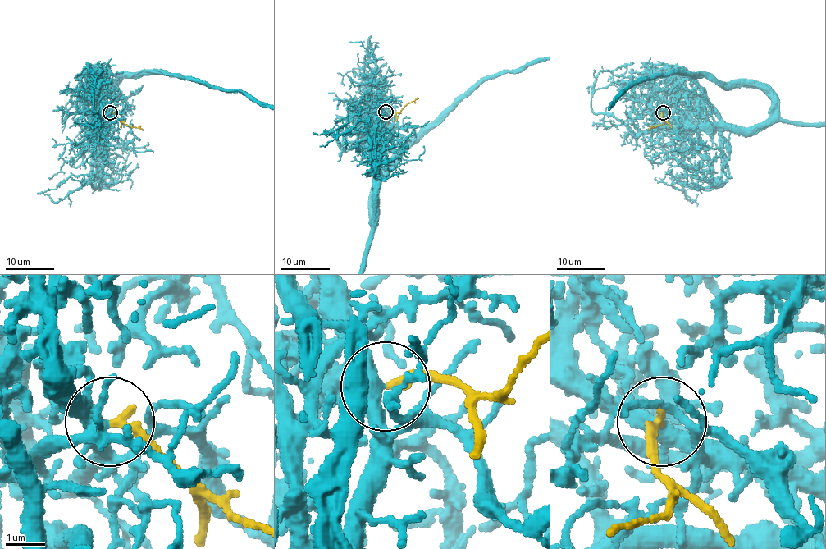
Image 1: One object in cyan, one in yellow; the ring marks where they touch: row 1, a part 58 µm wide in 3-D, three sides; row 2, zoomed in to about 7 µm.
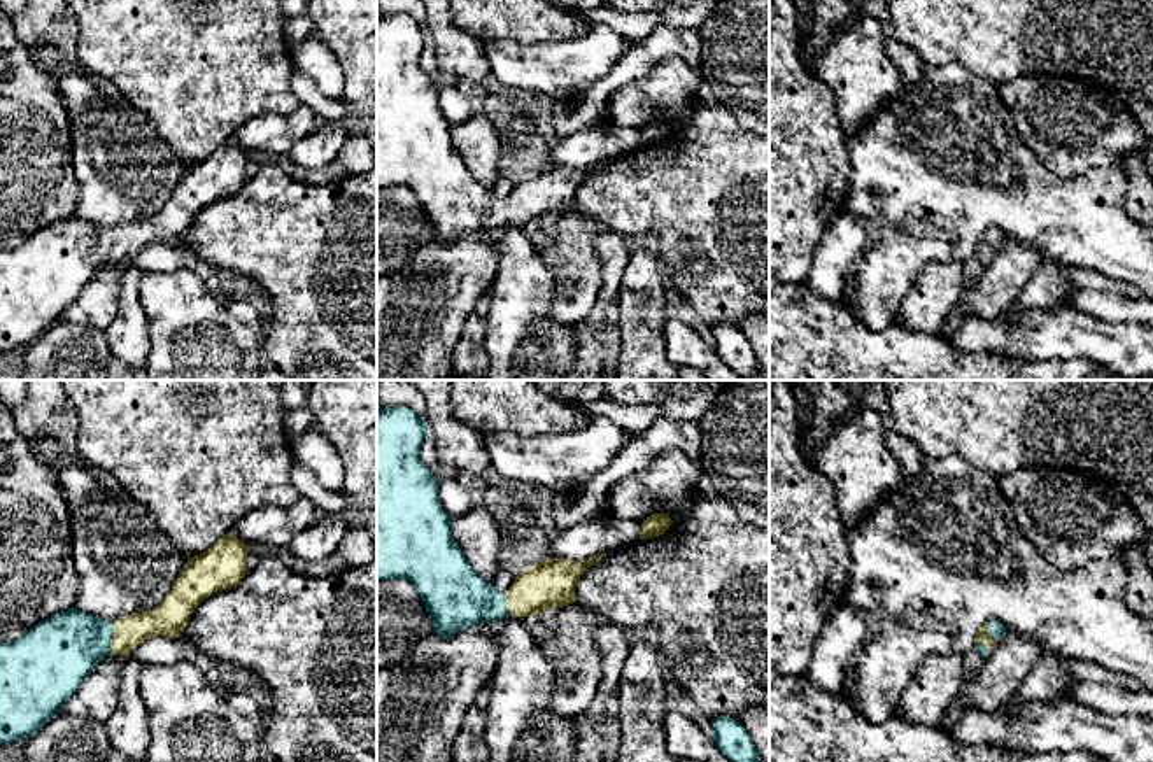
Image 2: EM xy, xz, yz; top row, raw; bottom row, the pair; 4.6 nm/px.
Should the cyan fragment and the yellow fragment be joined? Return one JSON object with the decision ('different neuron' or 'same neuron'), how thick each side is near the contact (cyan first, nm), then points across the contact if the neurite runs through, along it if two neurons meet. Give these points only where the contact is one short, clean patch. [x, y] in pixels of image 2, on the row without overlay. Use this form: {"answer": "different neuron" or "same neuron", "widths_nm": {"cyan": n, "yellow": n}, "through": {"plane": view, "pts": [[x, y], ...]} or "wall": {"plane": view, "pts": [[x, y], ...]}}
{"answer": "same neuron", "widths_nm": {"cyan": 320, "yellow": 140}, "through": {"plane": "xy", "pts": [[58, 260], [79, 247], [111, 246], [132, 237]]}}

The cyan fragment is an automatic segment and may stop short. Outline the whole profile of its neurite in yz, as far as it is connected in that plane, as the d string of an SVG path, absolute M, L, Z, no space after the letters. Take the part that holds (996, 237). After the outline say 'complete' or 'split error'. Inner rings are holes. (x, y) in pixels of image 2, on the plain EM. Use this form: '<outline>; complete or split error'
M990 228L983 231L978 243L974 245L974 256L981 265L988 265L988 261L995 256L997 249L1006 242L1008 235L999 228Z; split error

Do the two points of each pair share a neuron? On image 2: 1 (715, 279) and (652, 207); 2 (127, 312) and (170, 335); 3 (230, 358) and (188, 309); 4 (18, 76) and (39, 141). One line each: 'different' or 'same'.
1: same
2: different
3: same
4: same

